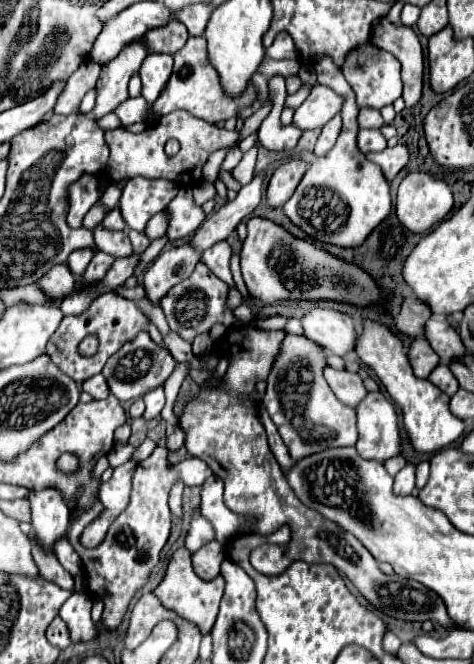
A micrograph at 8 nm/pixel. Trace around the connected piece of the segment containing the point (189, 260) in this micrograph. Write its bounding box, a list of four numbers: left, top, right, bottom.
[143,241,201,303]

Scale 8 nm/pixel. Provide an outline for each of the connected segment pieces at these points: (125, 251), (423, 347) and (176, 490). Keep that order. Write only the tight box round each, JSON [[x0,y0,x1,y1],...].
[[93,227,133,257],[409,337,439,379],[169,479,185,517]]

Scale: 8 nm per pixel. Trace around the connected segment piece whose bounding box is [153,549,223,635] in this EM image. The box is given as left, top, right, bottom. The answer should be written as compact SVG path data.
M176 550L168 562L167 573L163 581L155 587L155 595L163 603L165 609L175 611L179 617L191 621L193 625L199 627L201 635L207 635L211 631L219 611L219 601L223 595L223 577L219 575L213 581L203 581L193 571L192 554L188 550Z

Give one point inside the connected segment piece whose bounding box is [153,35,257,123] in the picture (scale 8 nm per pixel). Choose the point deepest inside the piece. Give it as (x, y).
(194, 86)

